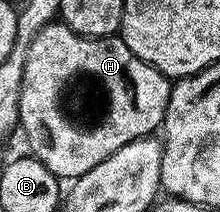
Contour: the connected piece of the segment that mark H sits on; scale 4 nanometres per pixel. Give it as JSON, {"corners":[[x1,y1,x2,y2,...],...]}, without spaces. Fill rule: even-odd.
{"corners":[[59,20,51,21,34,35,26,51,26,67,22,71,22,91,18,111,18,129,28,140,31,156,38,158,54,176,75,179,86,175,90,167,98,167,102,159,110,159,118,147,134,143,134,139,153,136,163,126,166,103,173,82,150,63,138,59,123,37,83,37]]}

